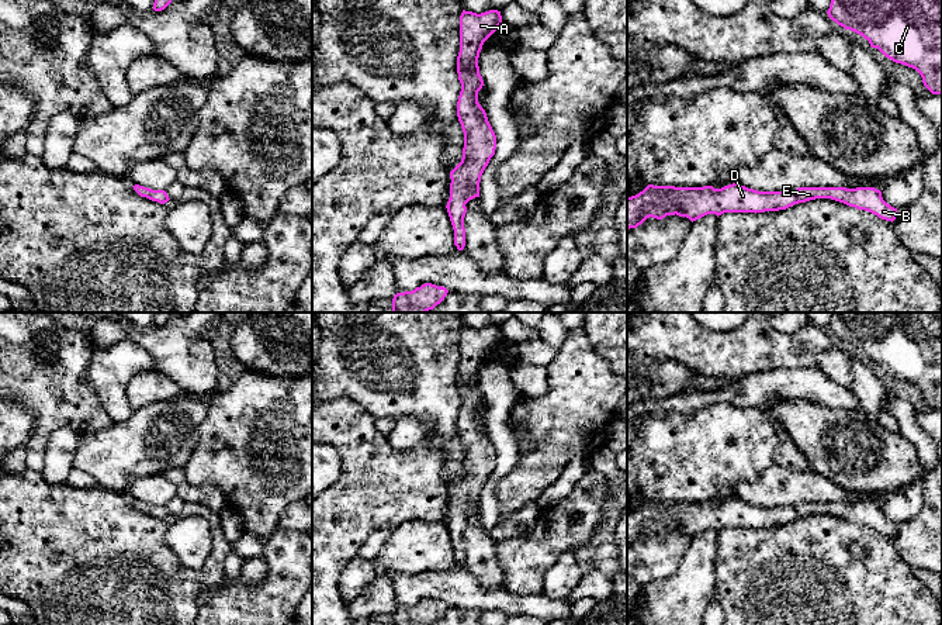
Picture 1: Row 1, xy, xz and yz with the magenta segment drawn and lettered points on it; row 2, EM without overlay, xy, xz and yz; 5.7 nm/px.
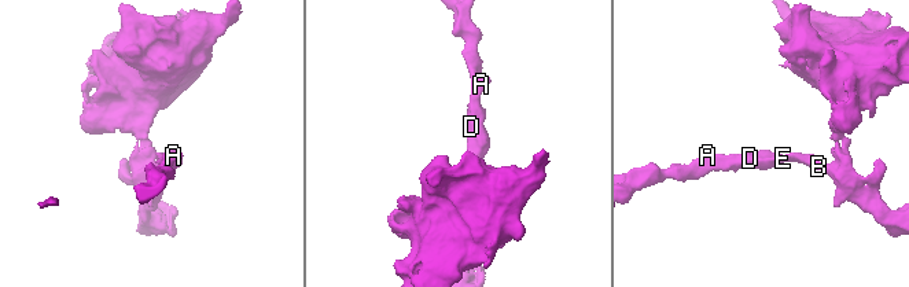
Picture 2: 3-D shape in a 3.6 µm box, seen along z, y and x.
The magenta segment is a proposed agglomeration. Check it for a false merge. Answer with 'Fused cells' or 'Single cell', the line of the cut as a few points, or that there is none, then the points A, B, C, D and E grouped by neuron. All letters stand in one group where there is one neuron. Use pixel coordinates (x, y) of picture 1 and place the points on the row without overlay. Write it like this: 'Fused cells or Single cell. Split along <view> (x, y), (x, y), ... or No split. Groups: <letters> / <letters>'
Single cell. No split. Groups: A B C D E

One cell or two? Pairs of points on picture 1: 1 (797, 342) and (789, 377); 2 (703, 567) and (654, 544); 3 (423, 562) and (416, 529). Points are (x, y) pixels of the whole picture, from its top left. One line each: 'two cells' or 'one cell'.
1: two cells
2: two cells
3: one cell

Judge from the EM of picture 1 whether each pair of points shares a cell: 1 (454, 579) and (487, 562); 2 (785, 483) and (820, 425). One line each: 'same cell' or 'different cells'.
1: different cells
2: different cells

